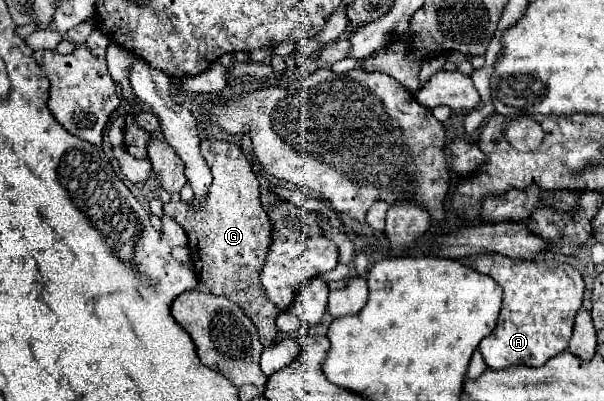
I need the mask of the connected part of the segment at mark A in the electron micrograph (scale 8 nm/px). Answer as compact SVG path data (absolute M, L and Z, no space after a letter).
M499 253L477 257L471 269L493 277L503 289L497 327L479 343L479 351L489 369L507 369L511 365L541 367L567 349L573 321L583 305L585 293L585 281L577 269L555 261L511 261L509 257L499 257Z

